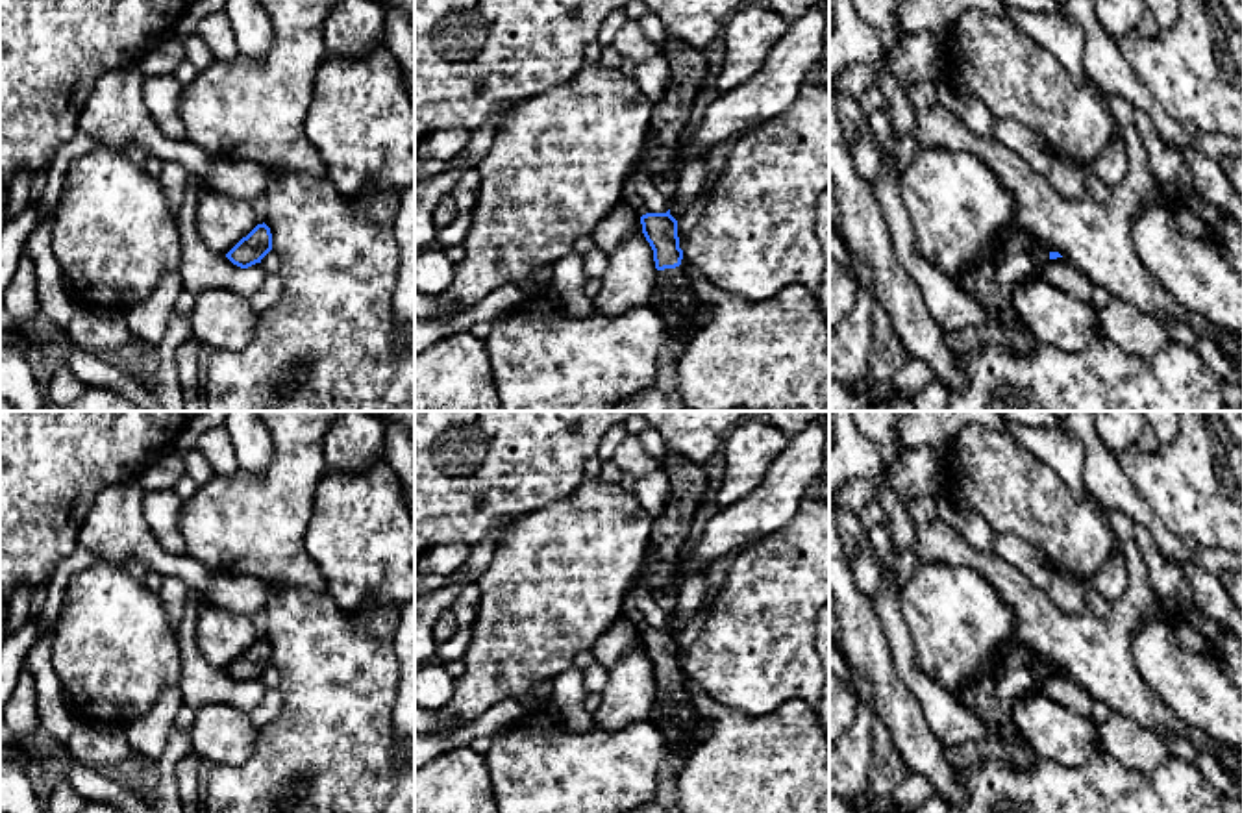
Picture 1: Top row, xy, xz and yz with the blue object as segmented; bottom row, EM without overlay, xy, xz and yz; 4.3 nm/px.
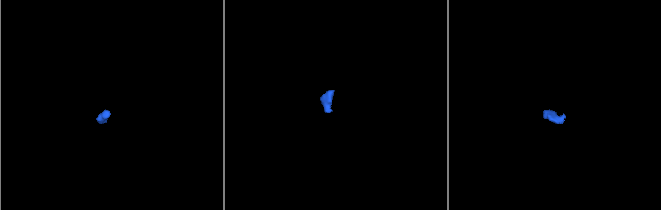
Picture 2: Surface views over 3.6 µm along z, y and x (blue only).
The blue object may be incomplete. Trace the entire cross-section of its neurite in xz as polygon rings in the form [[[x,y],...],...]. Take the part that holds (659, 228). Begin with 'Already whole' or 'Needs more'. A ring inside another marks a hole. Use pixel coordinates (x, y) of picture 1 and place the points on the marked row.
Needs more. [[[670,35],[663,56],[670,67],[670,83],[652,109],[646,148],[626,189],[653,250],[657,280],[650,307],[664,322],[666,333],[677,333],[685,330],[700,300],[687,280],[689,261],[679,248],[677,220],[670,215],[670,206],[679,181],[677,152],[694,126],[694,104],[709,61],[703,50]]]

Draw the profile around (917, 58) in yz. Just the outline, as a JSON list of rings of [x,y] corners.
[[[929,31],[905,33],[892,50],[885,50],[883,63],[905,93],[914,83],[937,81],[944,76],[940,37]]]

